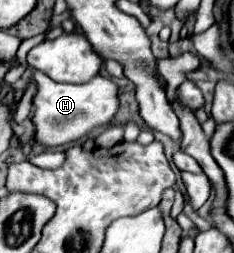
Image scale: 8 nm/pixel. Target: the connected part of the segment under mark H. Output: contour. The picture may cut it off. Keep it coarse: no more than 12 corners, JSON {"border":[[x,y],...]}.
{"border":[[34,69],[36,139],[72,143],[118,111],[106,77],[58,83]]}

